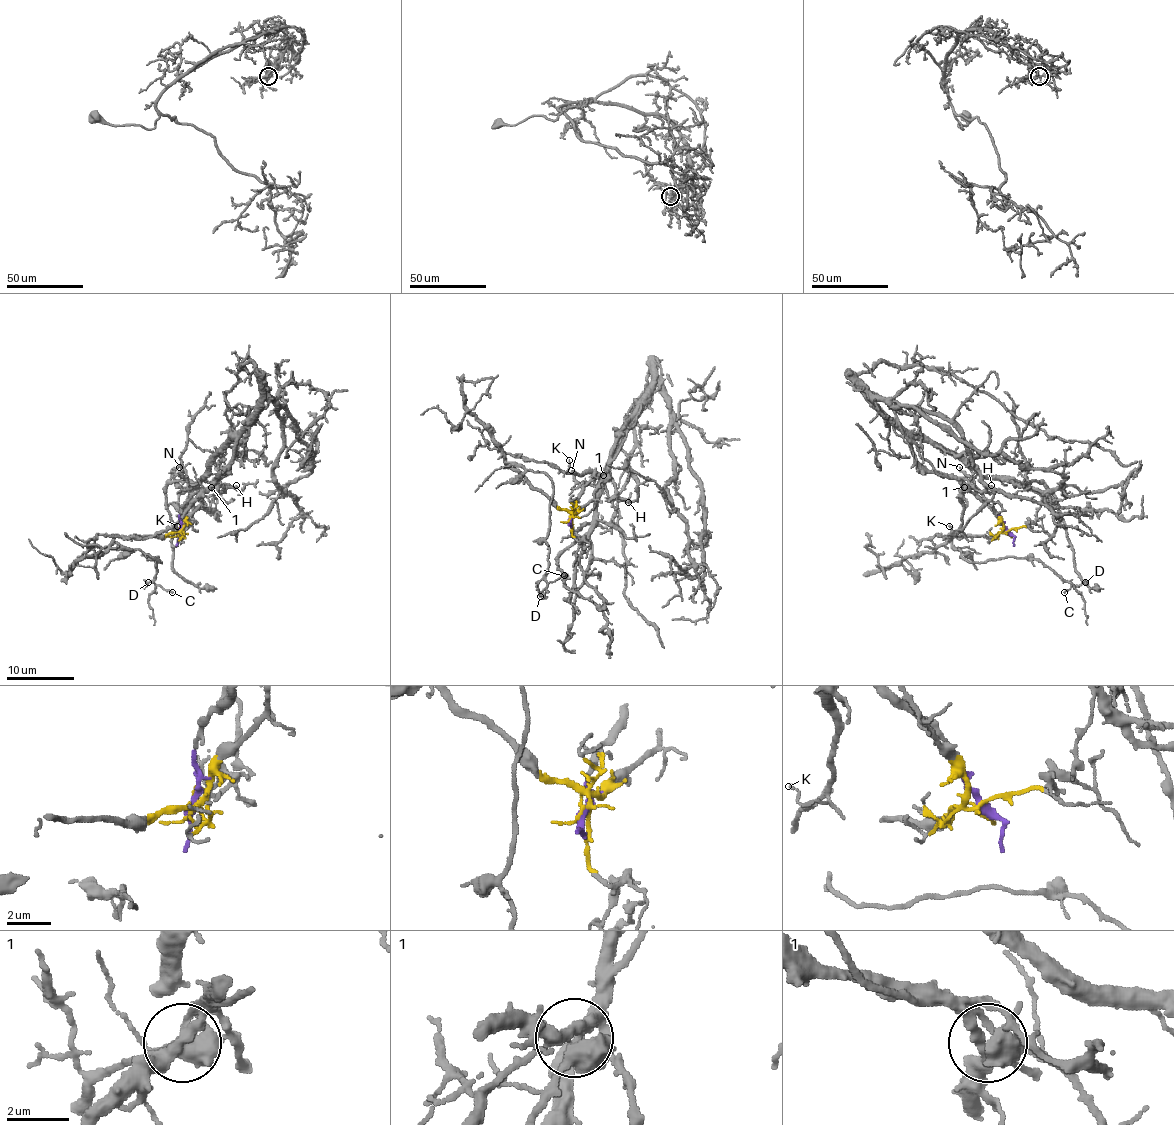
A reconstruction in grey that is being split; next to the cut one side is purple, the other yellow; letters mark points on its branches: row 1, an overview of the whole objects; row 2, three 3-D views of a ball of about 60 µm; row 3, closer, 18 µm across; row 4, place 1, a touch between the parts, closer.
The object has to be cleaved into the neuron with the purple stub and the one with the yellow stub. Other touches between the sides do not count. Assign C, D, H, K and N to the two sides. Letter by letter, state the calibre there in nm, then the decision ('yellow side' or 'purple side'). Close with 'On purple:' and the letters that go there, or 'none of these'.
C: 120 nm thick; yellow side
D: 100 nm thick; yellow side
H: 180 nm thick; purple side
K: 100 nm thick; purple side
N: 110 nm thick; purple side
On purple: H, K, N

